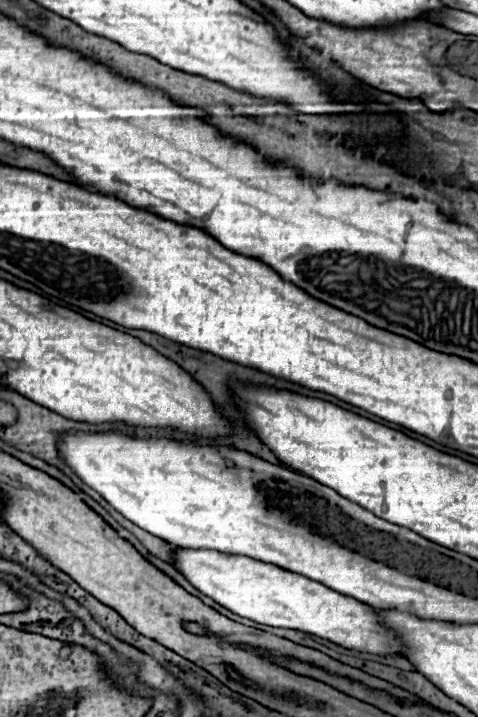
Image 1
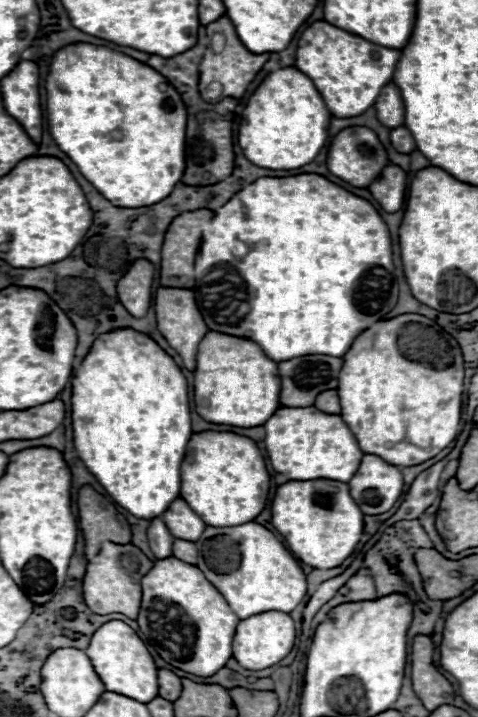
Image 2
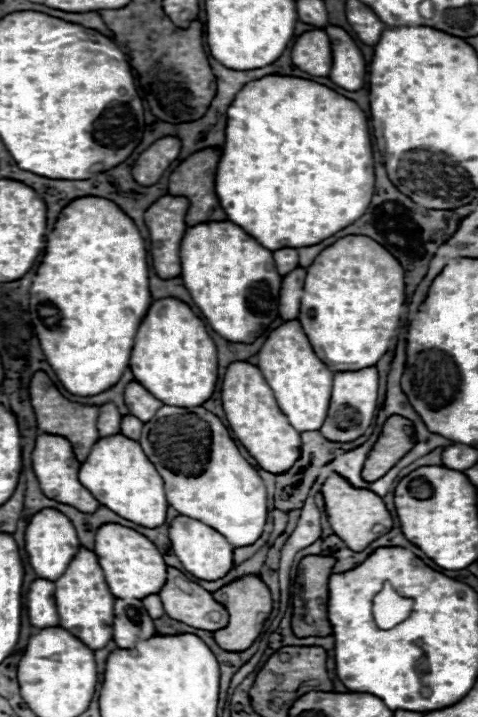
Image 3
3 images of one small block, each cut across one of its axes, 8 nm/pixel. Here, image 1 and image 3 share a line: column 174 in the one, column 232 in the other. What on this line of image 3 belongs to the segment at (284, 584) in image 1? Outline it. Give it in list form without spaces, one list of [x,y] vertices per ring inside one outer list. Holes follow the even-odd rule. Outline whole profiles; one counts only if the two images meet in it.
[[[186,516],[174,518],[170,524],[170,544],[186,572],[200,580],[218,580],[226,576],[234,566],[234,548],[228,544],[228,540],[198,520],[190,520]]]

